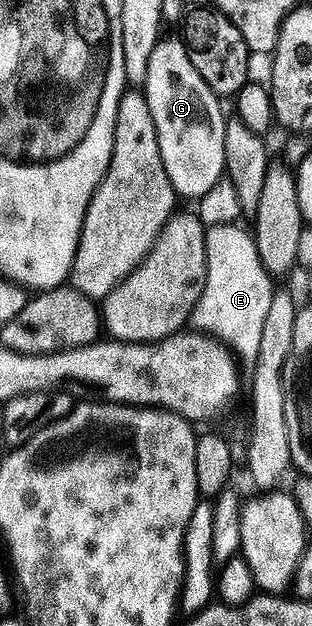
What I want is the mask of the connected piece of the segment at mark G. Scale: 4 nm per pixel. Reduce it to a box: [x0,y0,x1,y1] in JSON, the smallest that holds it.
[144,48,227,199]

